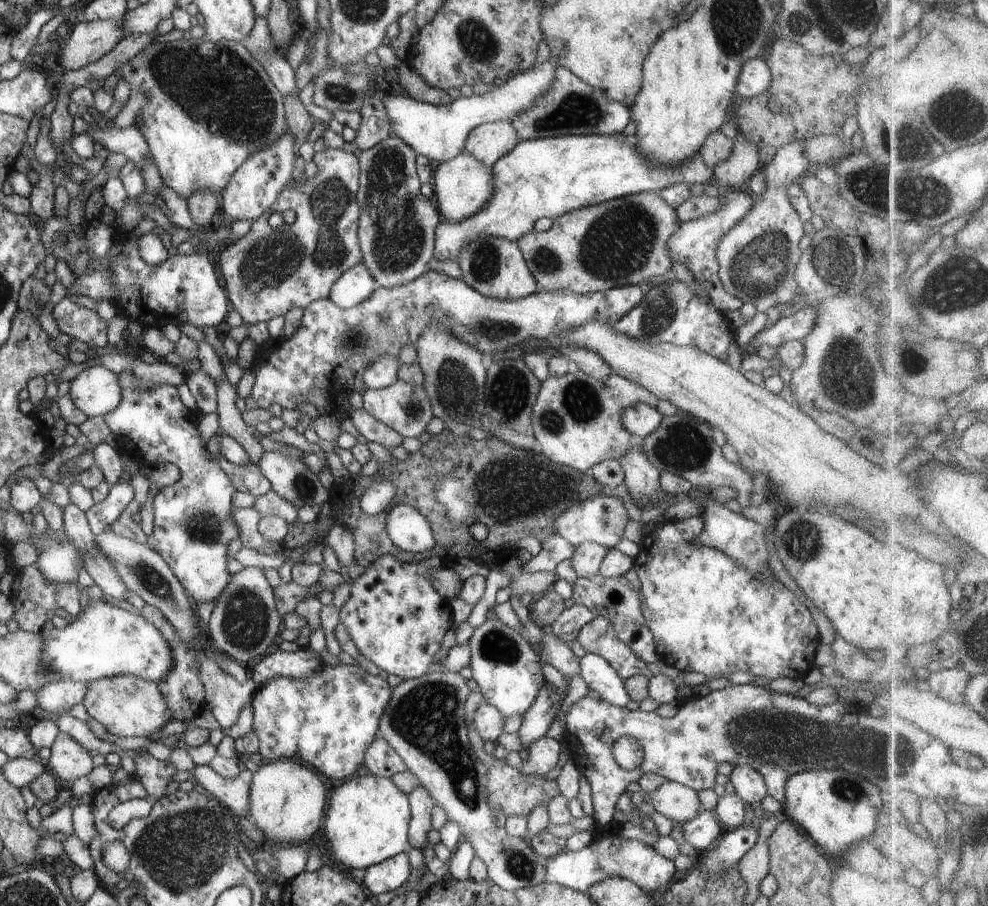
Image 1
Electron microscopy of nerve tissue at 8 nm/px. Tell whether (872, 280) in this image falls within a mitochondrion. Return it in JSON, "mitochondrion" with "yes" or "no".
{"mitochondrion":"yes"}

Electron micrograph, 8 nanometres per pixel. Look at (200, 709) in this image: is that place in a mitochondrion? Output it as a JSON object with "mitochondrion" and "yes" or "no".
{"mitochondrion":"no"}

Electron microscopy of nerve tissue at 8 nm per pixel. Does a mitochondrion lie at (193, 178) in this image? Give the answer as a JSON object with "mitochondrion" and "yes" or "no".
{"mitochondrion":"no"}

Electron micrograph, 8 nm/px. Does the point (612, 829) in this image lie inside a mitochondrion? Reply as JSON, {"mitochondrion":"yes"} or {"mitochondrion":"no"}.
{"mitochondrion":"no"}

